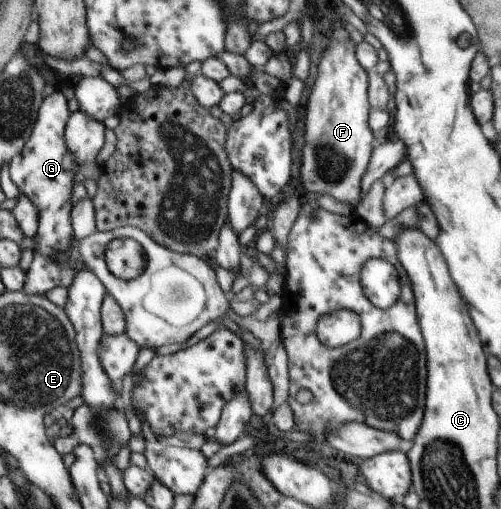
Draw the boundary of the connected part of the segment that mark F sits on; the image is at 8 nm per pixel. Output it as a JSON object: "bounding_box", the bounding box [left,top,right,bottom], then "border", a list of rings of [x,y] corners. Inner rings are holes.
{"bounding_box":[299,20,371,211],"border":[[[335,20],[331,32],[329,44],[322,52],[317,64],[317,76],[312,81],[305,105],[304,121],[304,145],[301,149],[300,177],[299,181],[305,191],[315,195],[331,195],[335,201],[348,203],[353,211],[355,203],[359,201],[359,181],[366,172],[367,159],[371,151],[371,130],[367,127],[367,93],[368,75],[366,70],[355,57],[354,45],[349,41],[347,33],[341,29],[341,25]]]}

